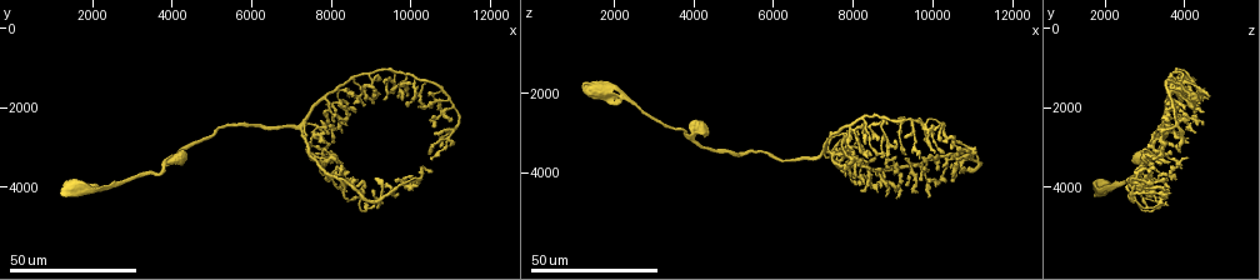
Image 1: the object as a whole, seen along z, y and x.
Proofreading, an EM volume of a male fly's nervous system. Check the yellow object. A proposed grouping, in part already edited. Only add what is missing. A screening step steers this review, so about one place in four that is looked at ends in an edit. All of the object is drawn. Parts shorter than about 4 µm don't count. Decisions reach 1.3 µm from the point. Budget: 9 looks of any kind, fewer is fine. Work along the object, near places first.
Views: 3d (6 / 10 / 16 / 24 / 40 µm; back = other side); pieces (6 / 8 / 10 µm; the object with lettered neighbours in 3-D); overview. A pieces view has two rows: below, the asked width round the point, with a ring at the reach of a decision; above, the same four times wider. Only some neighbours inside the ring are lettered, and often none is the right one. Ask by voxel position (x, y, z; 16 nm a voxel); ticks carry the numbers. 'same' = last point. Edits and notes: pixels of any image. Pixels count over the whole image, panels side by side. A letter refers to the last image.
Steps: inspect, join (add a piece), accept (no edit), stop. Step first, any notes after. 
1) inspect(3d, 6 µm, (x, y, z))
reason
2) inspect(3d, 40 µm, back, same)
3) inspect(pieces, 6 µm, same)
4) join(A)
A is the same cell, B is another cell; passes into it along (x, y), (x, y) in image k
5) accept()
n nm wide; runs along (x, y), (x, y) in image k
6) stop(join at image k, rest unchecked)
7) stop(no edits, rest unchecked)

inspect(3d, 40 µm, (7850, 2800, 4150))
free end

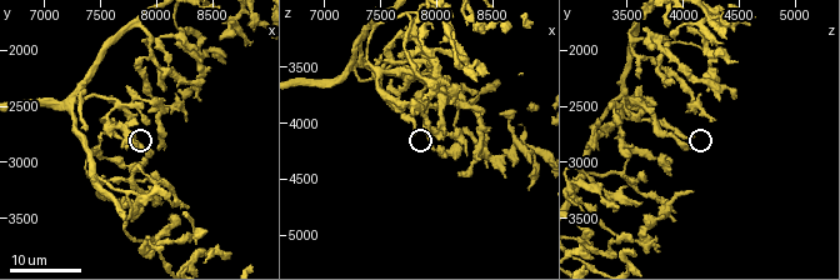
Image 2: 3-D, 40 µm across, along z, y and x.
inspect(pieces, 10 µm, (7800, 2780, 4100))

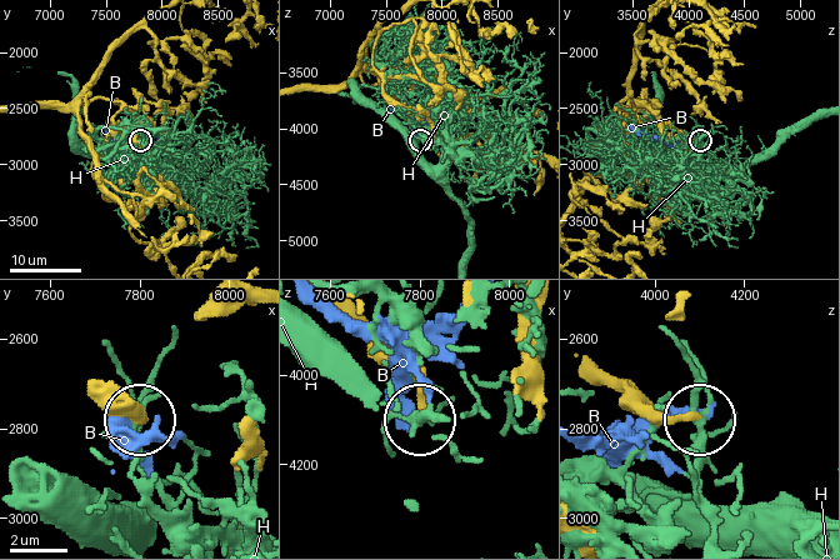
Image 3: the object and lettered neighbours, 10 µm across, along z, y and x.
accept()
B and H are other cells; runs along (599, 369), (664, 419), (698, 421) in image 3; none of them fits

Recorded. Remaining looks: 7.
inspect(3d, 24 µm, (9000, 1500, 3550))
free end

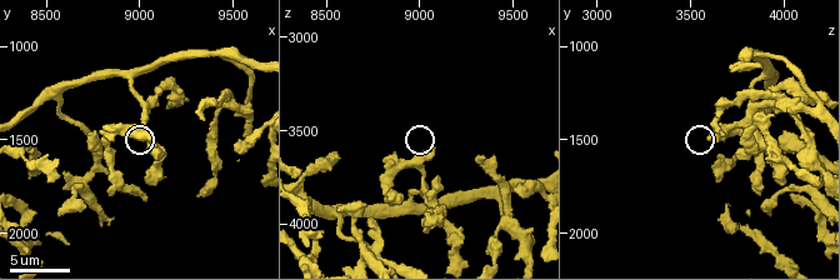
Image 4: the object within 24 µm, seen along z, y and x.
inspect(pieces, 10 µm, (9060, 1480, 3600))

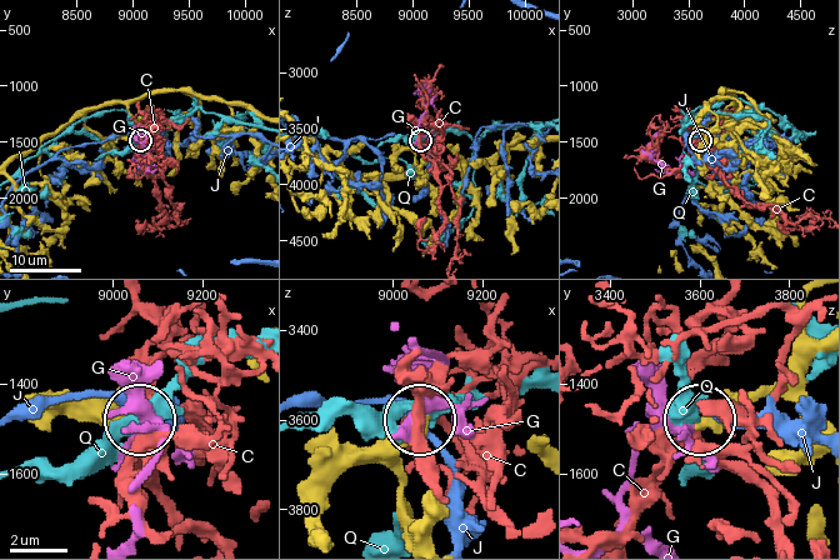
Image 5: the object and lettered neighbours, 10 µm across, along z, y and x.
accept()
360 nm wide; C, G, J and Q are other cells; none of them fits

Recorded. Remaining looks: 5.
inspect(3d, 24 µm, (7940, 2640, 3420))
branch stops here

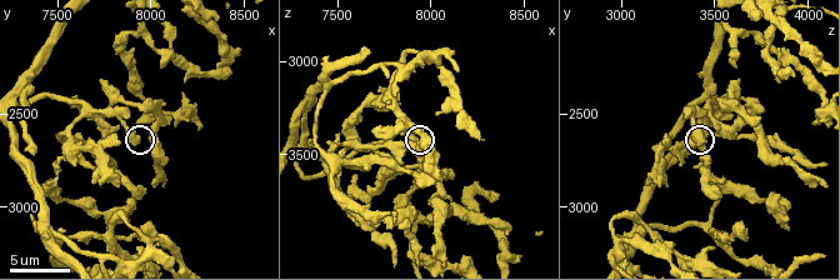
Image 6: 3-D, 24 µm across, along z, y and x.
inspect(pieces, 6 µm, (7920, 2660, 3420))
see the neighbours

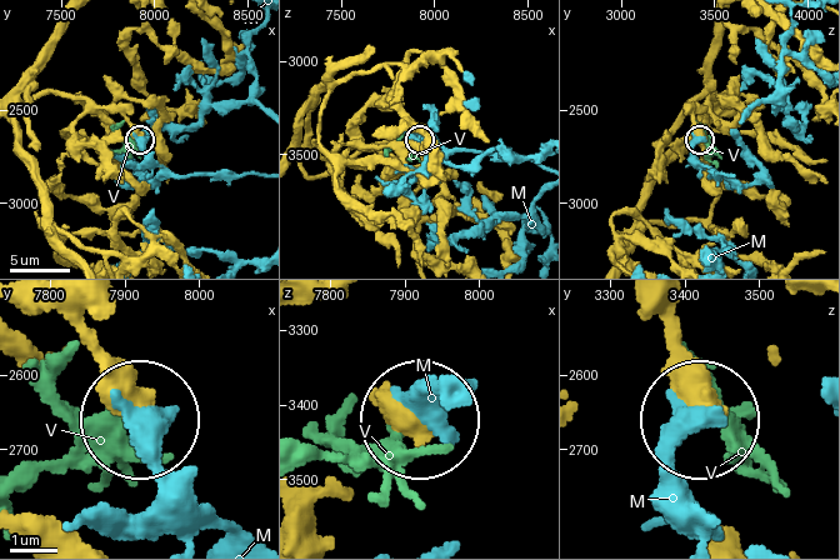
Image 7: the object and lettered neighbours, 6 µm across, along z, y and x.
accept()
M and V are other cells; runs along (670, 345), (670, 380), (690, 413) in image 7; none of them fits

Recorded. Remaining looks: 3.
inspect(3d, 16 µm, (8120, 3500, 3820))
long arm stops here

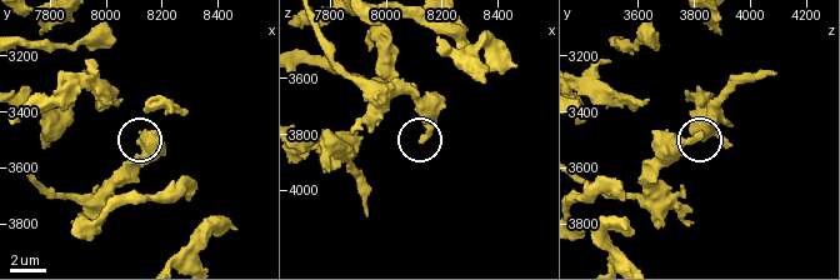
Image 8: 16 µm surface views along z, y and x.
inspect(pieces, 8 µm, (8130, 3480, 3810))

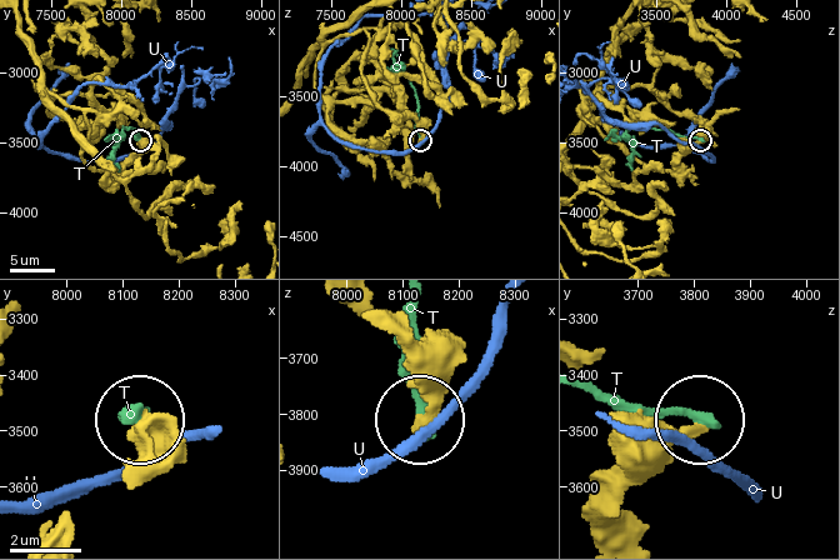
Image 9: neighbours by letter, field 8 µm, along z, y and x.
accept()
260 nm wide; T and U are other cells; runs along (396, 340), (423, 418) in image 9; none of them fits

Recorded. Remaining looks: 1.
stop(no edits, rest unchecked)

